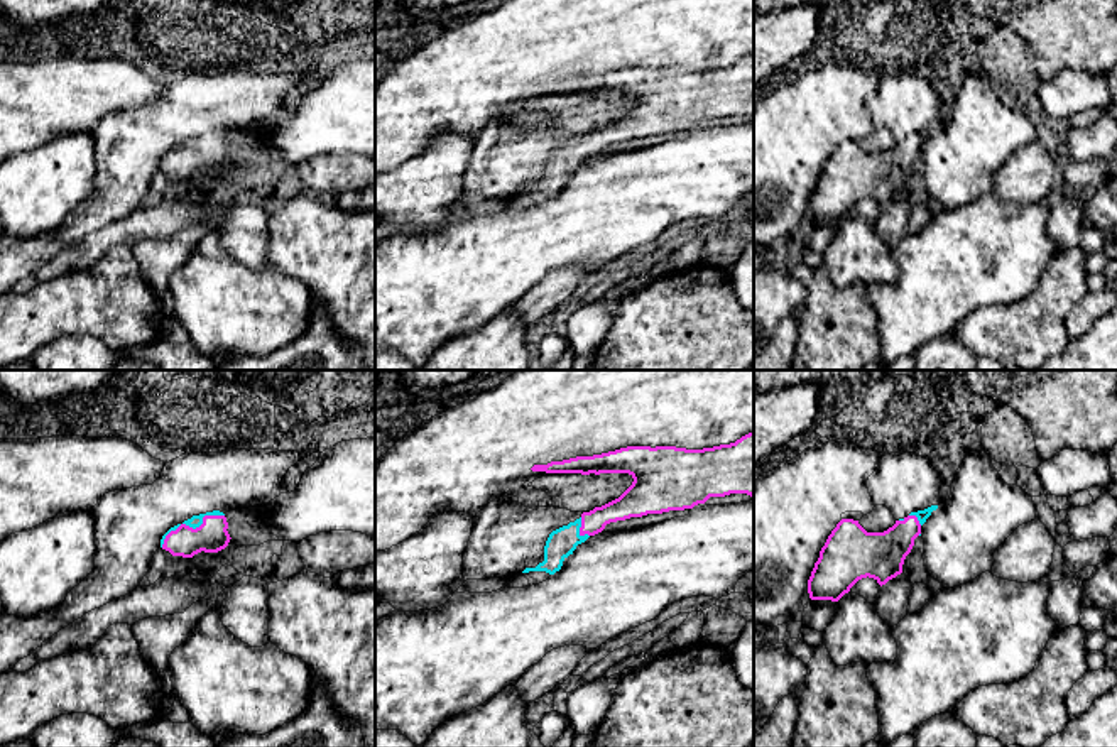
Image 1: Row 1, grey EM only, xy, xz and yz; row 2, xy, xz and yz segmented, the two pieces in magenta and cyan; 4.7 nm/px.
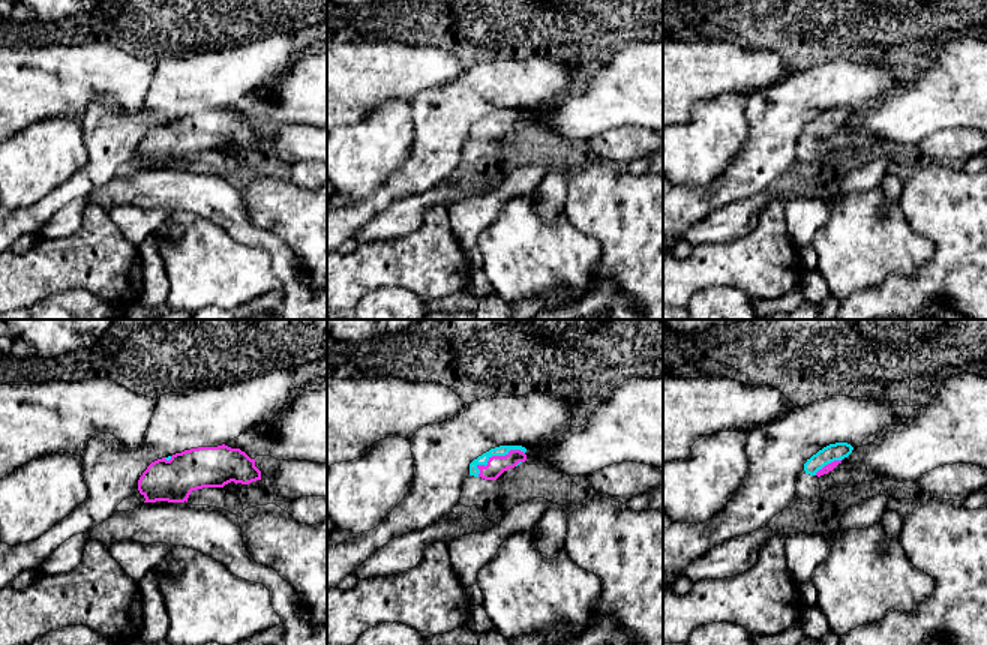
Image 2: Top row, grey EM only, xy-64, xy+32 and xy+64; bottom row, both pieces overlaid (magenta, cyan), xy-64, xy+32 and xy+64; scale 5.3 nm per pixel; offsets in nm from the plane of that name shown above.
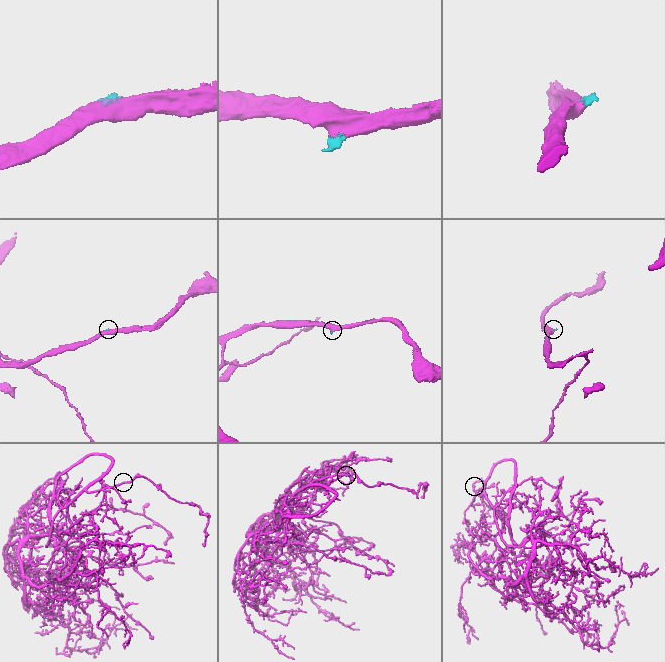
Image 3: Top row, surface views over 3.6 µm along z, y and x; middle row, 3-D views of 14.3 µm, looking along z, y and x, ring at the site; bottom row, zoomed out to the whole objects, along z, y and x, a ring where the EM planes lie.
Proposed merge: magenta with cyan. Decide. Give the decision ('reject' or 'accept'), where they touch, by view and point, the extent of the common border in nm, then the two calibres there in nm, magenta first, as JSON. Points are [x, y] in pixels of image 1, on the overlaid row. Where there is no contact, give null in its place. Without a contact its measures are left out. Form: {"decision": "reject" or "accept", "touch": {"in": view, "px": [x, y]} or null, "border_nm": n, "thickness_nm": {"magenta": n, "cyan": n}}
{"decision": "accept", "touch": {"in": "xy", "px": [191, 528]}, "border_nm": 340, "thickness_nm": {"magenta": 160, "cyan": 60}}

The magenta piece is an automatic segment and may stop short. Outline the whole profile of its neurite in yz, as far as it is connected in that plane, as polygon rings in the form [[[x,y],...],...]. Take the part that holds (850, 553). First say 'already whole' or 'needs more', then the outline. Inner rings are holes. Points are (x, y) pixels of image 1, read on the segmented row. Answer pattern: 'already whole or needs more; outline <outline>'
needs more; outline [[[936,509],[911,512],[884,532],[867,532],[858,521],[842,519],[815,563],[809,598],[838,602],[862,578],[874,578],[882,586],[901,575],[921,526]]]

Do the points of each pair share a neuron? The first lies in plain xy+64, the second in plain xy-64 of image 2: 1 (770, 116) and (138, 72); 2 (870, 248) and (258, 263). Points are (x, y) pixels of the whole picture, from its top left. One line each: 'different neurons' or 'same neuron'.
1: different neurons
2: same neuron

